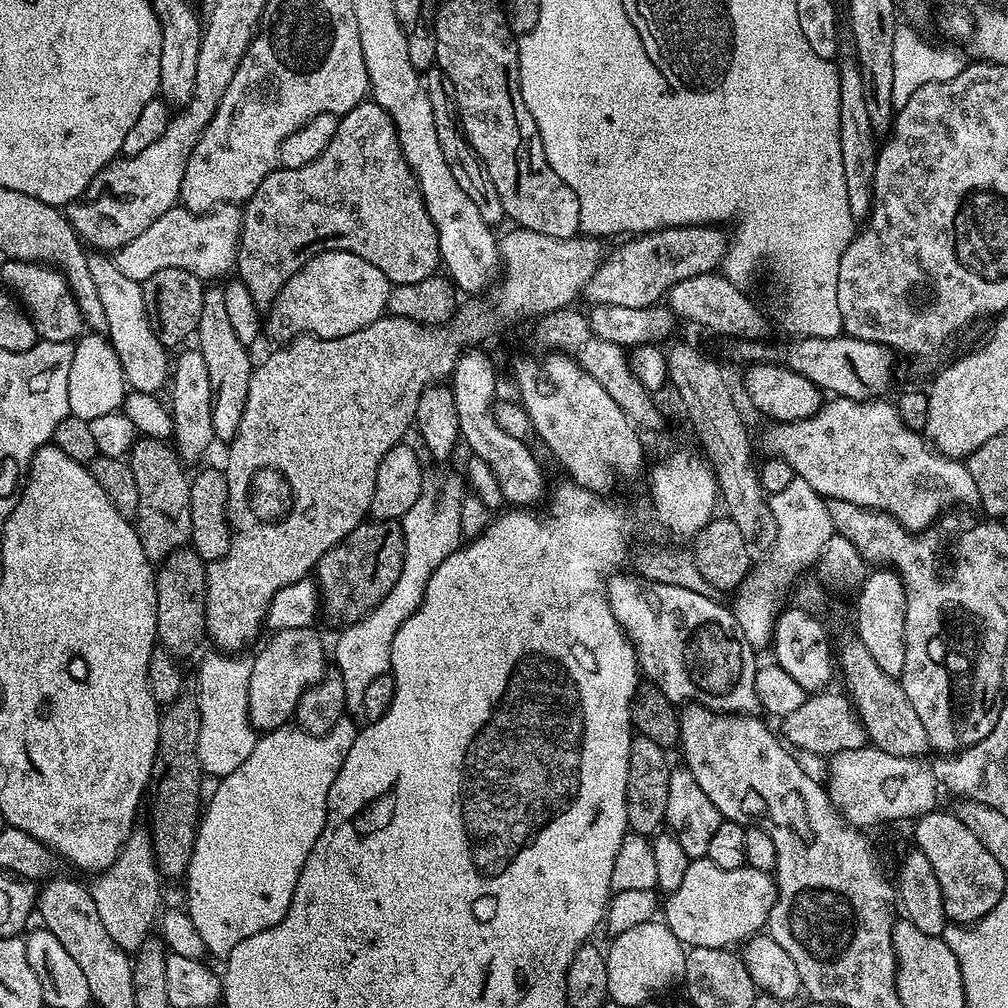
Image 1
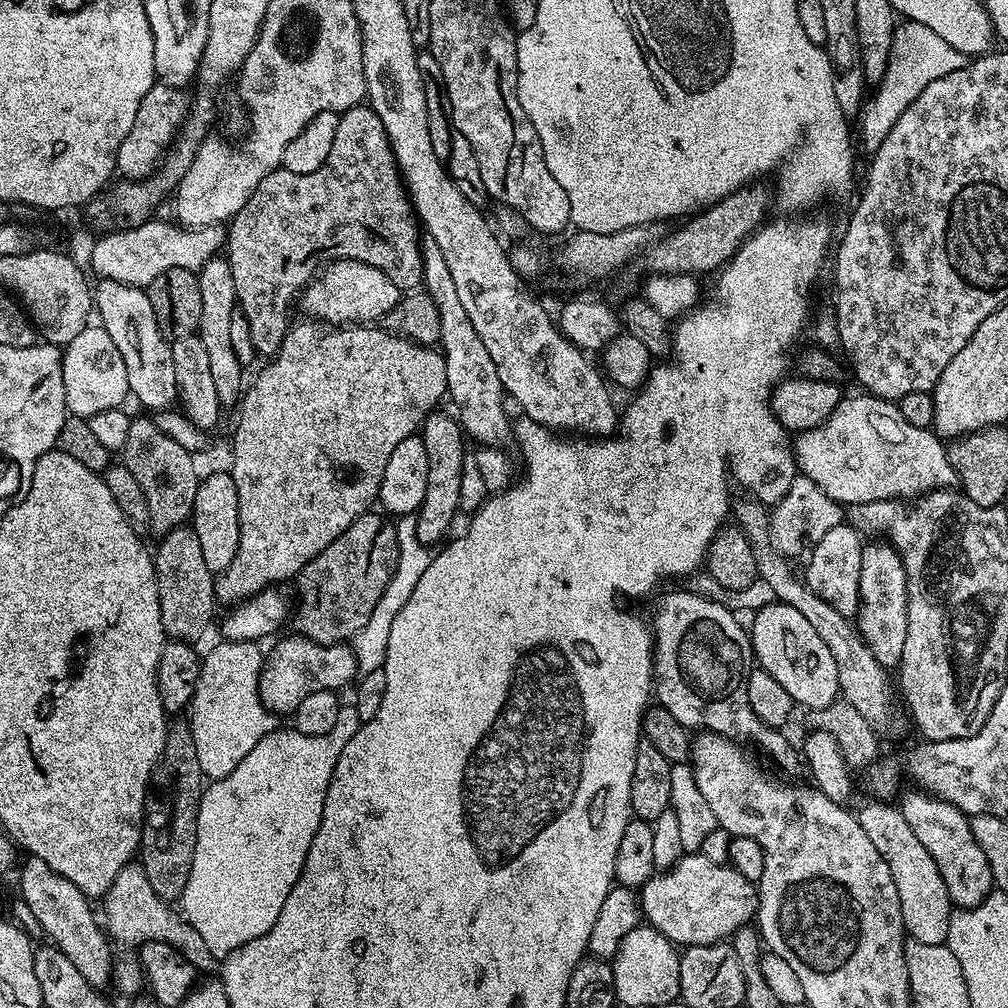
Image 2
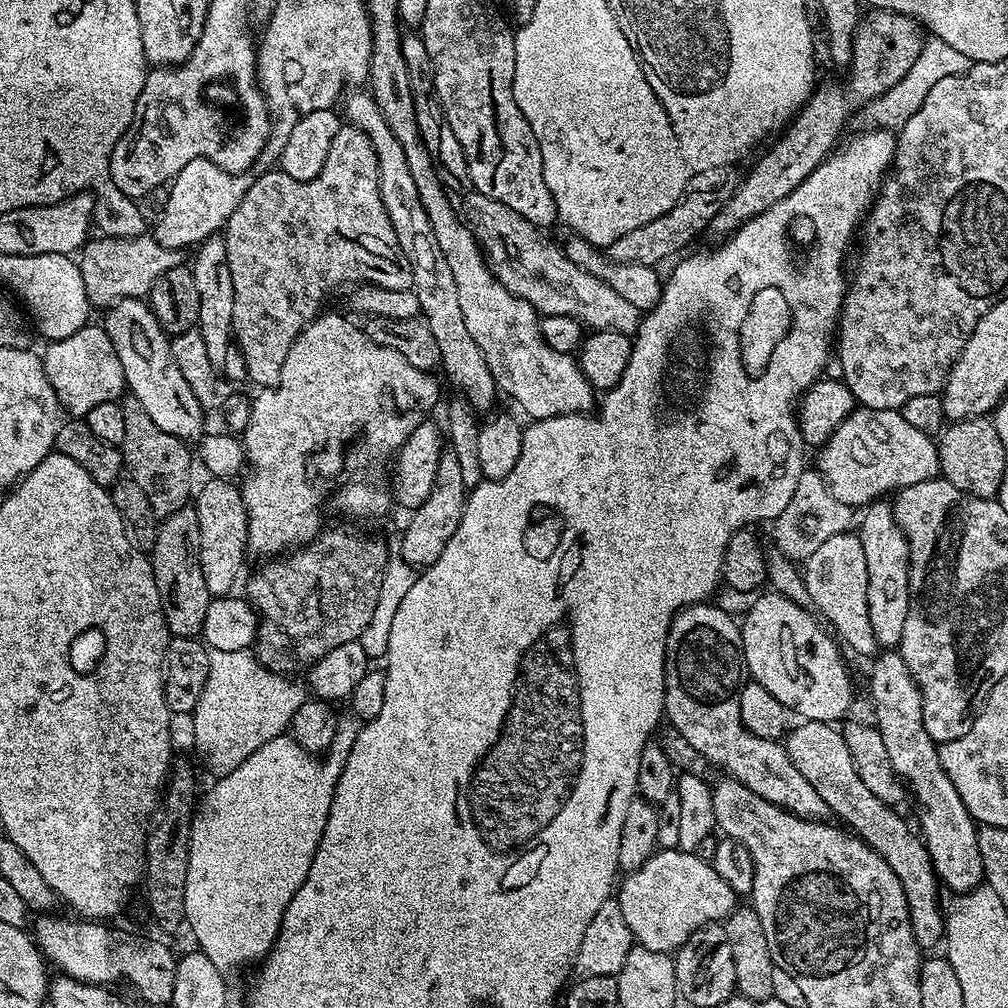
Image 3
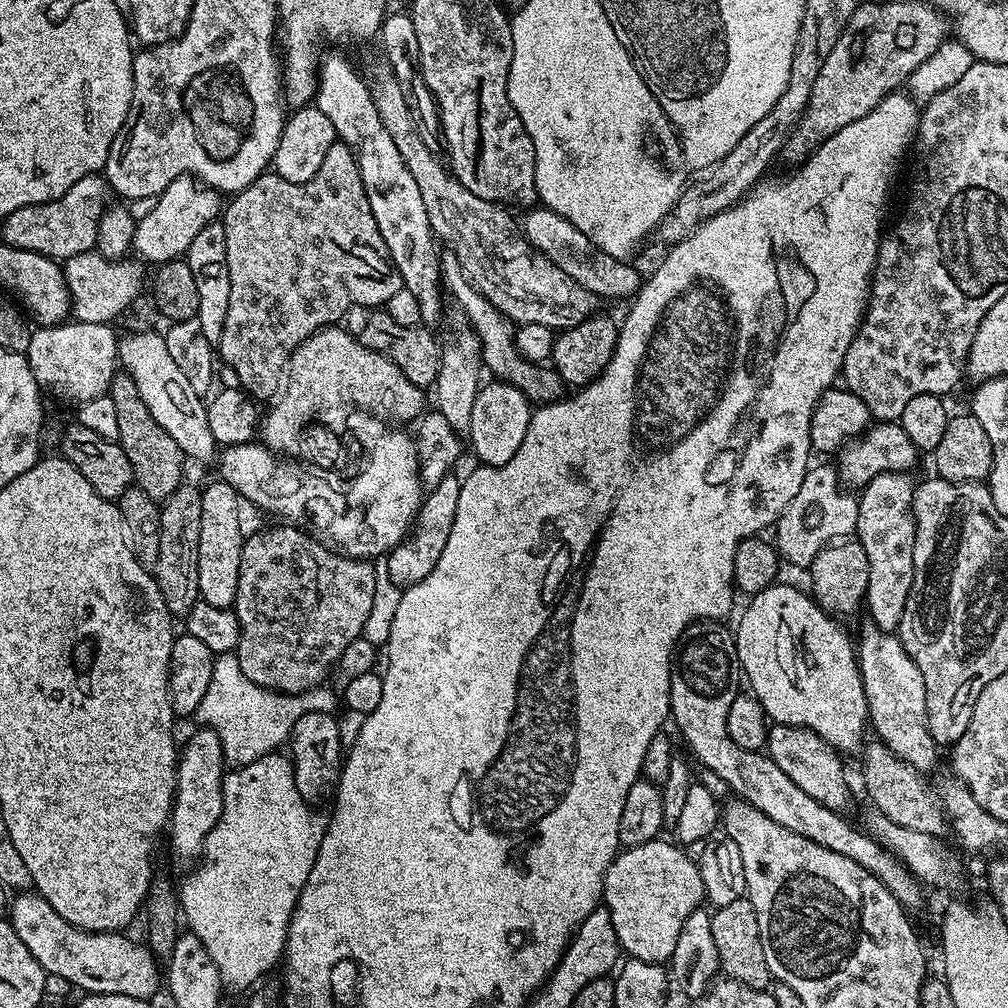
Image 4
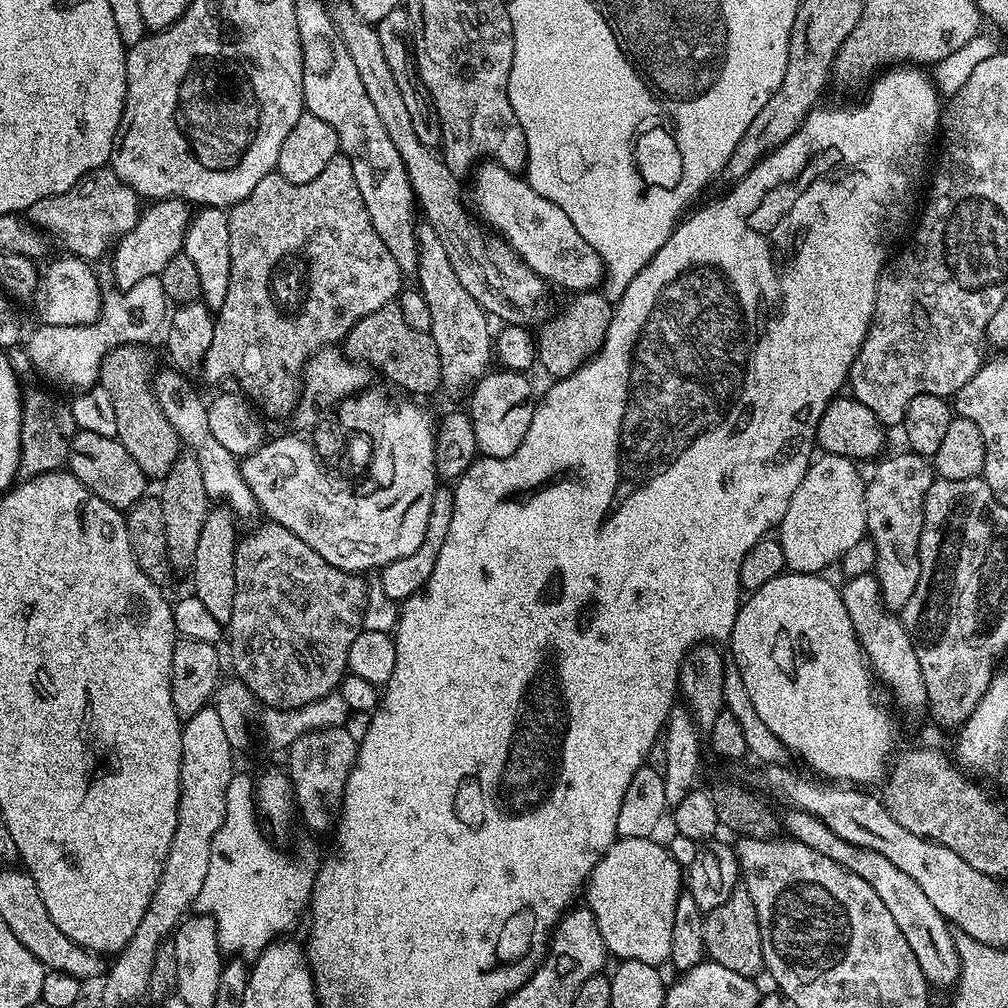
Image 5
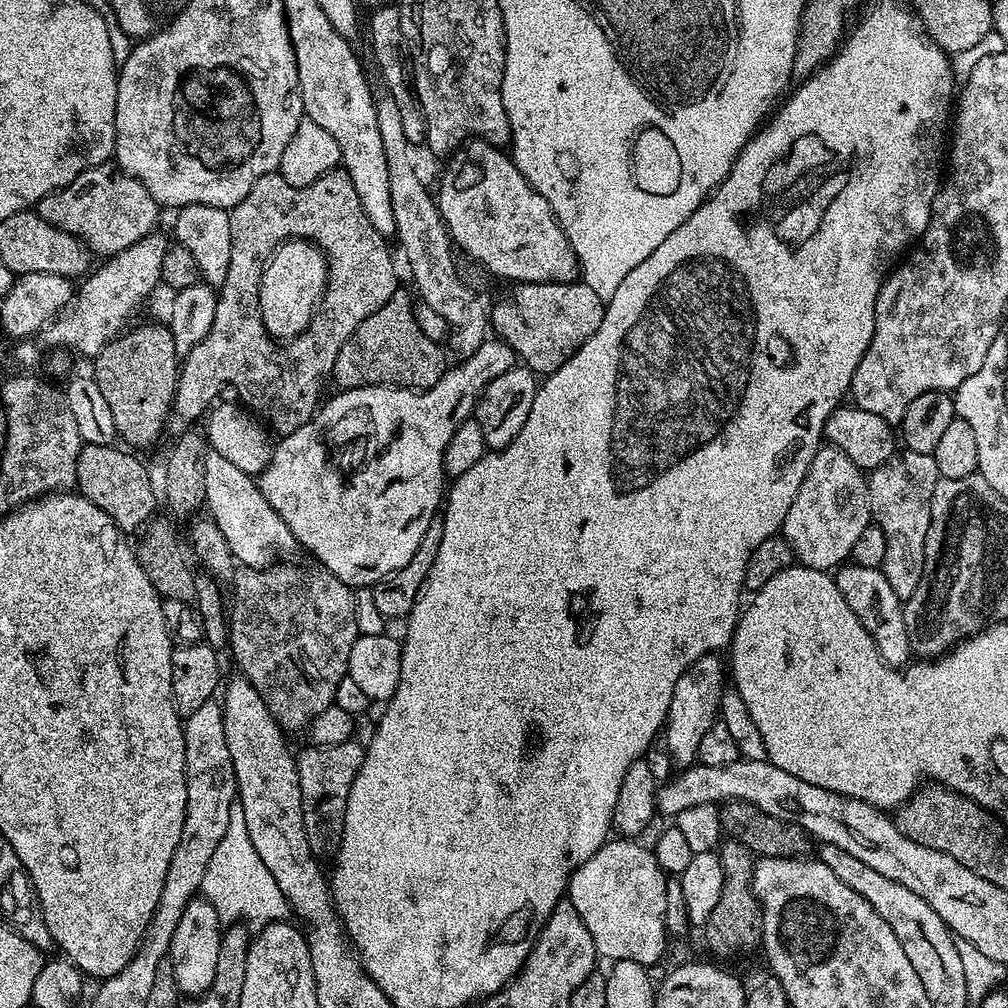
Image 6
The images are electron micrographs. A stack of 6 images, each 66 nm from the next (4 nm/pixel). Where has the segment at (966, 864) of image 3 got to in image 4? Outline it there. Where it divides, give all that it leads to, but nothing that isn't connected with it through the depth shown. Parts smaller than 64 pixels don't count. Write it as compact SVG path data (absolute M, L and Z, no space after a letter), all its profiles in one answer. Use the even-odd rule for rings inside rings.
M865 622L860 628L858 636L858 659L860 662L860 677L868 703L868 719L871 731L885 746L894 753L899 760L921 770L929 770L936 764L938 745L930 734L930 726L926 718L926 682L922 678L922 670L906 654L899 635L896 632L887 632L871 622Z

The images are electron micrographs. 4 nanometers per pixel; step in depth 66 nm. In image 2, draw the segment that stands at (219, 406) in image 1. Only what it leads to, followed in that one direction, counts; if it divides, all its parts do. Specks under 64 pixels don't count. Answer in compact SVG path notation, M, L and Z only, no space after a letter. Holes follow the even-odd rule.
M223 255L212 256L201 266L198 271L198 290L202 290L202 318L198 334L202 338L202 346L206 346L208 351L214 390L218 390L218 402L221 406L232 403L235 405L241 399L242 389L246 384L246 372L234 354L234 346L230 346L230 318L238 310L238 305L234 290L234 274L230 274L230 266Z

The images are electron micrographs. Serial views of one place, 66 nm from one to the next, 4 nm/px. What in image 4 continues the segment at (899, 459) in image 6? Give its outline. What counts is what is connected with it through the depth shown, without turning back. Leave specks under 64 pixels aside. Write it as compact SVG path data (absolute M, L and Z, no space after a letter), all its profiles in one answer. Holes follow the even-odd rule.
M883 472L878 474L869 484L863 485L858 496L858 522L856 523L855 539L866 550L870 566L869 586L866 597L866 610L871 623L877 624L882 630L896 632L902 622L902 610L906 606L906 598L910 594L910 586L914 582L914 534L916 523L912 513L912 499L916 493L917 481L911 480L908 472Z

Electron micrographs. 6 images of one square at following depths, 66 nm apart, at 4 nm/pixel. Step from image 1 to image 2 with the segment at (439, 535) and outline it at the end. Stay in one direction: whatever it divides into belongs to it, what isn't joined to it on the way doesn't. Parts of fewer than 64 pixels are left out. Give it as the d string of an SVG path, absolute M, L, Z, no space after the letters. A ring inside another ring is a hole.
M415 515L399 517L395 521L395 525L400 547L396 573L390 578L382 598L378 598L378 606L374 606L374 614L370 614L370 622L366 622L366 626L362 630L358 630L358 634L353 636L350 641L361 673L383 668L390 626L394 626L394 618L398 618L398 610L402 610L402 606L406 606L406 602L410 602L410 594L414 594L414 586L418 586L418 578L422 578L422 574L426 574L426 566L430 566L433 557L429 545L422 543L418 538Z

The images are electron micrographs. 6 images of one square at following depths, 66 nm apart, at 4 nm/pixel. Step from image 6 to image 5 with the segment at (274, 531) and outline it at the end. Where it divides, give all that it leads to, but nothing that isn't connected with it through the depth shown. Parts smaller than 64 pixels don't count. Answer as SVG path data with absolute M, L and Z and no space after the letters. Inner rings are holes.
M179 370L167 371L155 373L156 397L162 406L162 414L166 414L170 426L174 426L181 441L187 445L192 455L198 458L198 466L202 466L202 482L206 486L209 501L219 502L236 514L255 513L257 511L256 499L254 494L250 494L250 486L246 486L242 478L240 460L234 454L230 454L226 446L220 445L218 438L214 438L214 434L210 431L208 404L200 401L199 394L192 389L192 384L188 381L191 379L185 373Z

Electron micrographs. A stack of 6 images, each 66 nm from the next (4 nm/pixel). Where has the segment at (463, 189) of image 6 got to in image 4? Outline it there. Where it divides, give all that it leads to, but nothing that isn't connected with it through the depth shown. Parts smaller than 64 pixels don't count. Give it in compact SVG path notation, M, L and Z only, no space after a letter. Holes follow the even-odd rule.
M543 206L533 207L531 210L522 216L522 231L525 238L532 244L537 251L541 252L550 262L554 262L563 273L568 274L574 282L578 282L580 286L593 293L599 298L605 296L613 296L616 300L627 301L629 298L636 295L640 290L642 276L639 276L634 269L631 268L631 263L625 260L616 260L610 254L606 254L606 250L602 250L590 238L586 238L586 234L582 234L582 230L578 230L578 226L574 226L566 218L562 218L558 213L553 212L551 208Z

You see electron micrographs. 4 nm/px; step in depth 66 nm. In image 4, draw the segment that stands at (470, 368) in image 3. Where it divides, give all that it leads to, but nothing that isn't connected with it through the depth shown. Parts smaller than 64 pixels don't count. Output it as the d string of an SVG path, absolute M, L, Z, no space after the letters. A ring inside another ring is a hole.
M325 55L320 61L314 107L322 110L326 118L330 118L337 137L347 144L356 155L356 165L362 178L362 186L366 190L366 198L370 202L370 210L374 214L374 222L378 234L382 234L382 242L386 242L386 250L390 250L392 264L398 270L405 288L409 288L420 303L420 319L436 320L440 316L440 292L442 293L442 269L440 266L441 249L436 249L438 239L432 232L430 218L426 218L426 206L422 203L422 193L414 183L410 170L406 170L406 162L402 162L402 154L398 154L398 146L394 146L394 138L382 126L382 118L378 118L378 110L374 106L374 98L370 98L368 83L359 71L352 69L352 64L344 56Z

